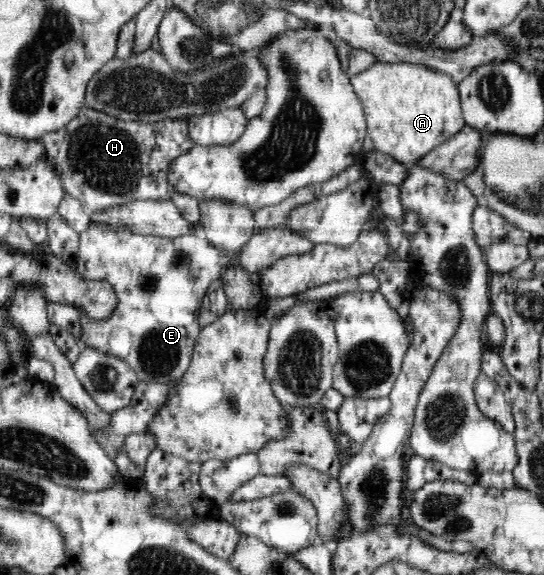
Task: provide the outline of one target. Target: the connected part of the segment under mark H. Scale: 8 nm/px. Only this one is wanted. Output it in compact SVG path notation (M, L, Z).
M85 107L64 129L45 135L39 142L55 159L65 192L77 198L88 214L137 200L170 199L167 168L172 159L196 145L188 137L186 118L136 123Z

